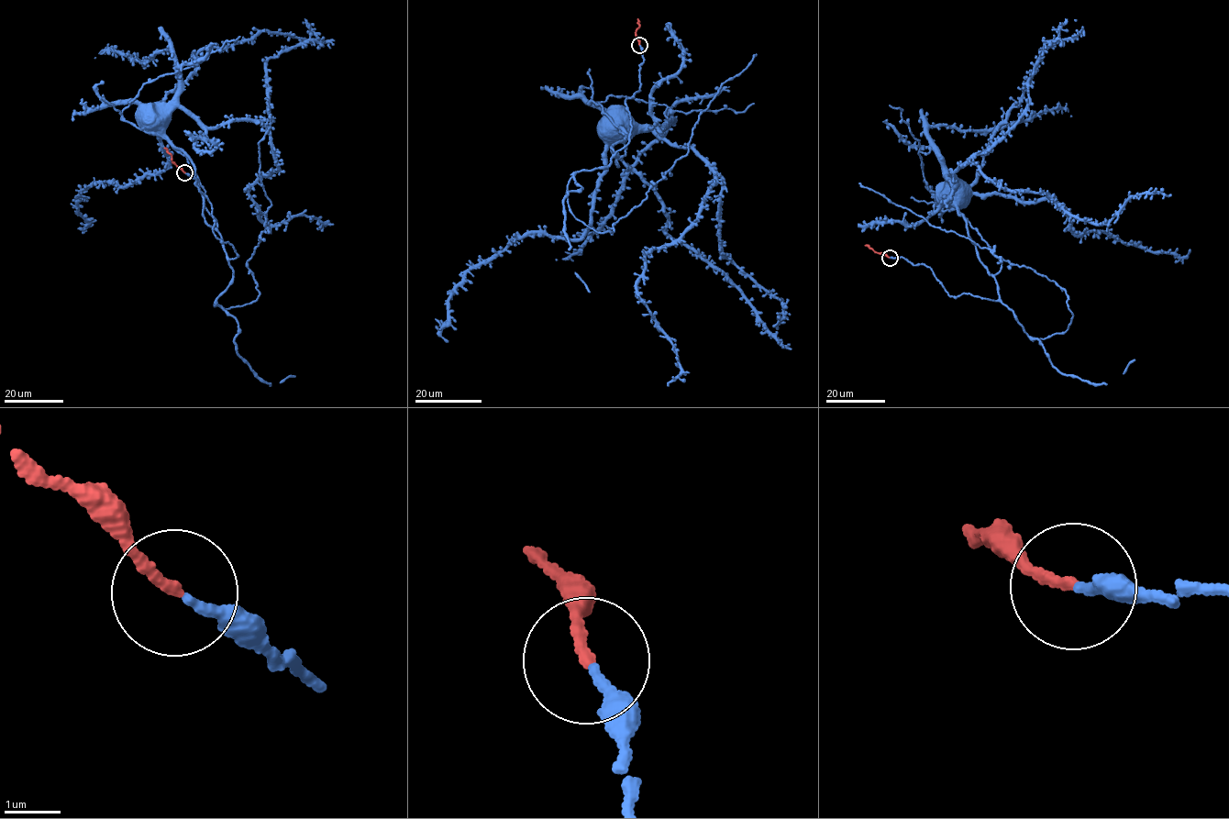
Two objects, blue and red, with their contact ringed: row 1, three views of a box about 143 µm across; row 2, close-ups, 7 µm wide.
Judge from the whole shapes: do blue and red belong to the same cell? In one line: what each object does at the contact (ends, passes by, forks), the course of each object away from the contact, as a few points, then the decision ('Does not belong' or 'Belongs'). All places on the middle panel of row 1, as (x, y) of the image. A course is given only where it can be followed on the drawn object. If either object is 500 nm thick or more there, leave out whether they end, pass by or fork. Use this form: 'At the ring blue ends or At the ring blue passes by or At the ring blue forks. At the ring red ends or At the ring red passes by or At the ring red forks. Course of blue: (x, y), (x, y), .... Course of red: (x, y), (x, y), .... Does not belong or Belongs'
At the ring blue ends. At the ring red ends. Course of blue: (640, 45), (639, 91), (625, 101), (631, 127), (617, 157), (612, 148), (632, 138), (606, 114), (615, 114). Course of red: (640, 45), (636, 37), (637, 18). Belongs

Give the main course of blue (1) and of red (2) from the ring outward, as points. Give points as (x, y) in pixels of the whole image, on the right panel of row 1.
1: (890, 257), (924, 263), (949, 296), (967, 293), (998, 300), (997, 283), (979, 260), (966, 219), (945, 195)
2: (890, 257), (865, 246)

